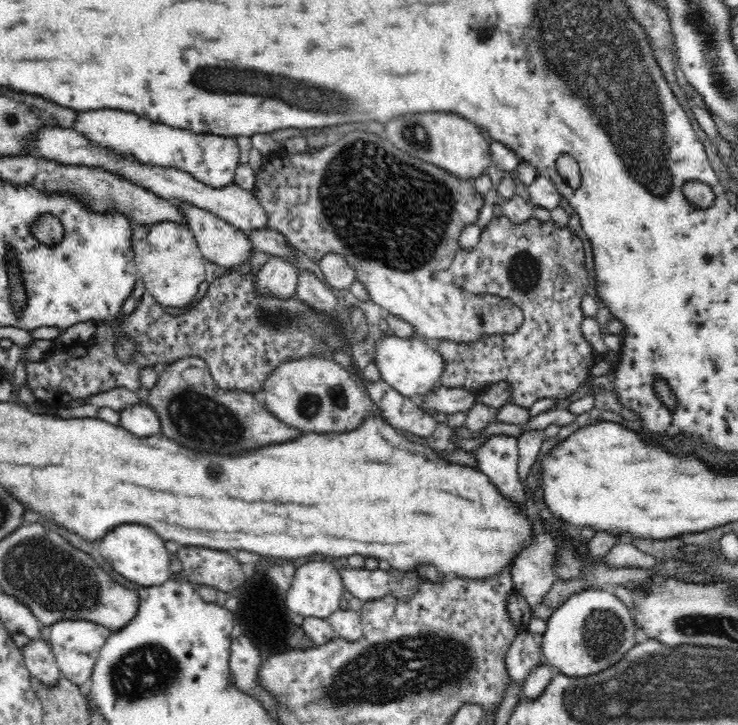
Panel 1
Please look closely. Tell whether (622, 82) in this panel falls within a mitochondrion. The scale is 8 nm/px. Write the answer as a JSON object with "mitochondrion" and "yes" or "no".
{"mitochondrion":"yes"}

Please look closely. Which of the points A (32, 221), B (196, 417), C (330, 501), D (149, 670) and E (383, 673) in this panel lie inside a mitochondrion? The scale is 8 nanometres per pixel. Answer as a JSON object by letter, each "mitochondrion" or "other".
{"A":"other","B":"mitochondrion","C":"other","D":"mitochondrion","E":"mitochondrion"}

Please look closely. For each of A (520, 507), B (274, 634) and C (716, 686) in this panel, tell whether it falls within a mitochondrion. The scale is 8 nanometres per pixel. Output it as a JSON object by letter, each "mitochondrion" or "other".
{"A":"other","B":"other","C":"mitochondrion"}

